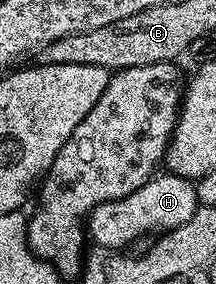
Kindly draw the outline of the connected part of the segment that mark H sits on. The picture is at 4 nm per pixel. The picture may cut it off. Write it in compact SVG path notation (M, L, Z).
M172 174L154 175L135 194L127 194L127 198L108 200L95 206L89 213L87 236L101 250L123 250L132 240L145 236L148 232L164 234L173 228L183 226L183 222L191 222L198 210L197 185L192 180Z

